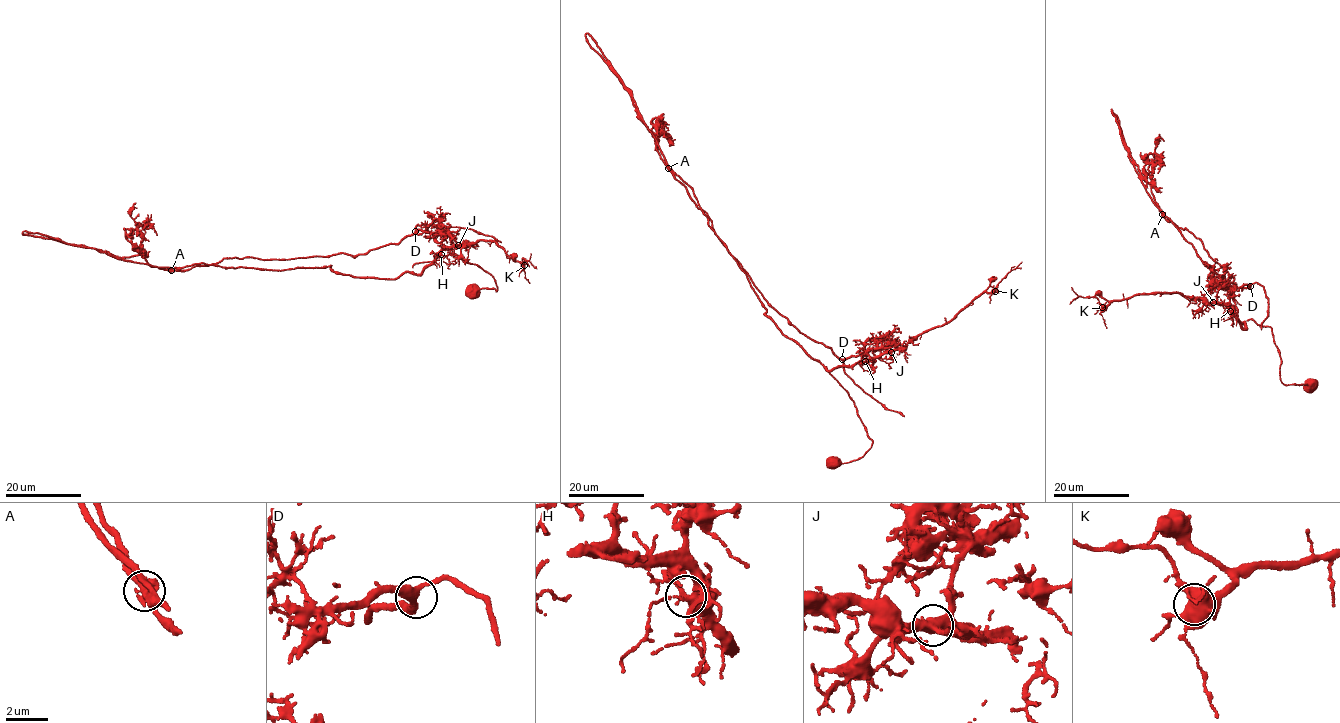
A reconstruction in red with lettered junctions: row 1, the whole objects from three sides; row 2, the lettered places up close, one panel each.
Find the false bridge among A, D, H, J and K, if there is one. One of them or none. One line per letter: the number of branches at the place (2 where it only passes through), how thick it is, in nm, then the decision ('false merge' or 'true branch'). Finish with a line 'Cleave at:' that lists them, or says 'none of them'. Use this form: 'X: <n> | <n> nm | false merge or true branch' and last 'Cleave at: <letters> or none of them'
A: 4 | 320 nm | false merge
D: 3 | 360 nm | true branch
H: 4 | 400 nm | true branch
J: 3 | 440 nm | true branch
K: 5 | 480 nm | true branch
Cleave at: A

